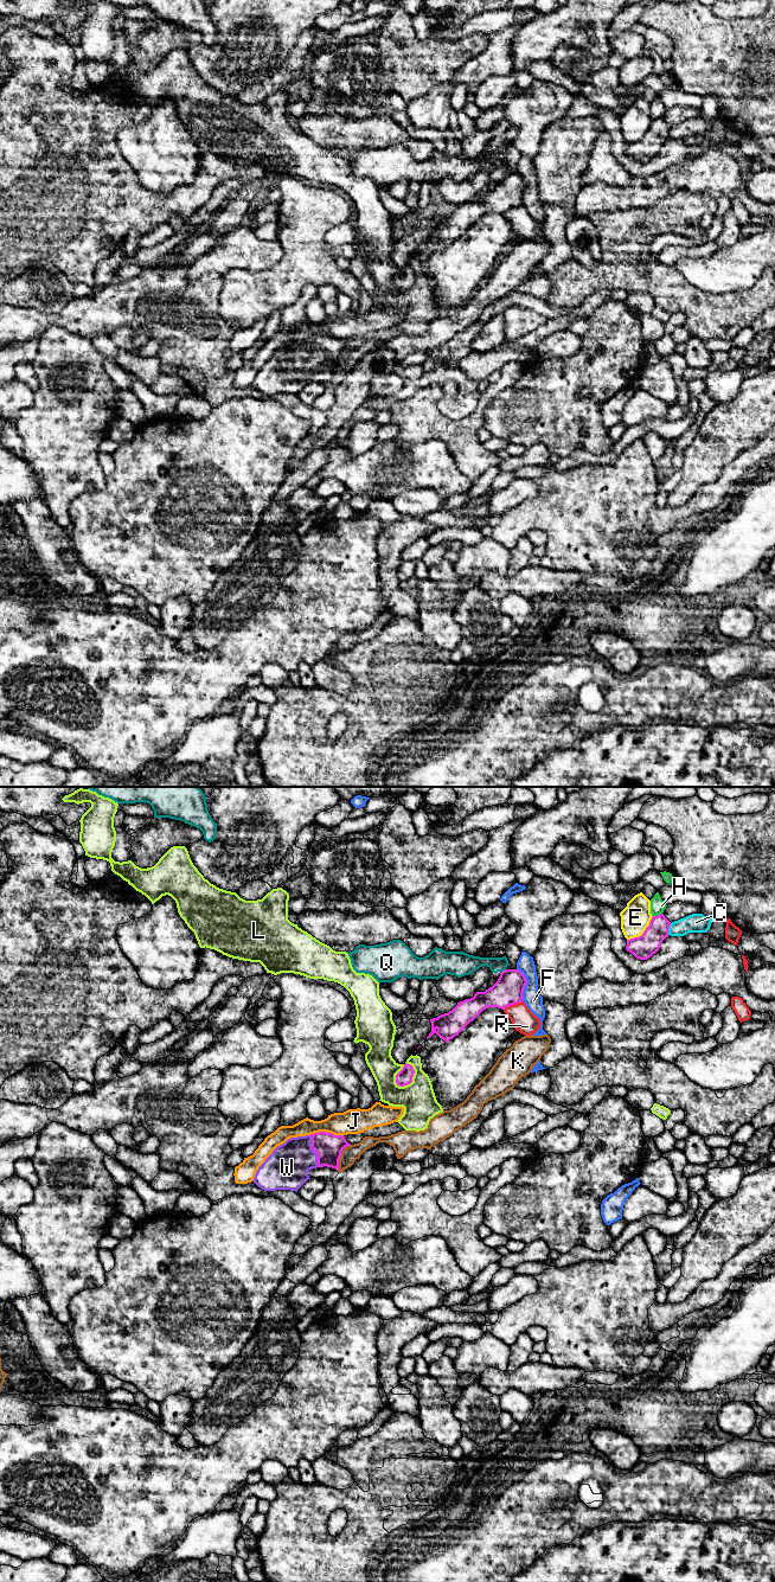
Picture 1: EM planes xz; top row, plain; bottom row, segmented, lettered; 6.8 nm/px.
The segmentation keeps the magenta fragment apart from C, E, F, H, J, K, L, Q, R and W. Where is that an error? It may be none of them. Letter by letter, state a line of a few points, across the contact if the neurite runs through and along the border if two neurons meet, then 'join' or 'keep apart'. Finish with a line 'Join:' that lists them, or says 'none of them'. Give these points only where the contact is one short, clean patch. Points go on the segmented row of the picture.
C: line xz (671, 923), (667, 934); keep apart
E: keep apart
F: line xz (517, 968), (526, 980), (523, 1000); keep apart
H: keep apart
J: keep apart
K: keep apart
L: line xz (405, 1062), (396, 1075), (396, 1083), (399, 1087); keep apart
Q: keep apart
R: keep apart
W: line xz (328, 1147), (313, 1150), (300, 1154), (287, 1167); join
Join: W

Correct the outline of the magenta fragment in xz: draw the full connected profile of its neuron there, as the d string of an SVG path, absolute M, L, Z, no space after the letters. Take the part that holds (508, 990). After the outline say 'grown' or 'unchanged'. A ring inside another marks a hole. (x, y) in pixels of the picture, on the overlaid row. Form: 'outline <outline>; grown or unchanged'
outline M505 969L498 981L485 992L476 992L473 998L457 1003L448 1013L430 1019L430 1038L436 1033L446 1043L457 1036L483 1010L507 1006L521 1003L524 988L527 984L525 975L518 969Z; unchanged

